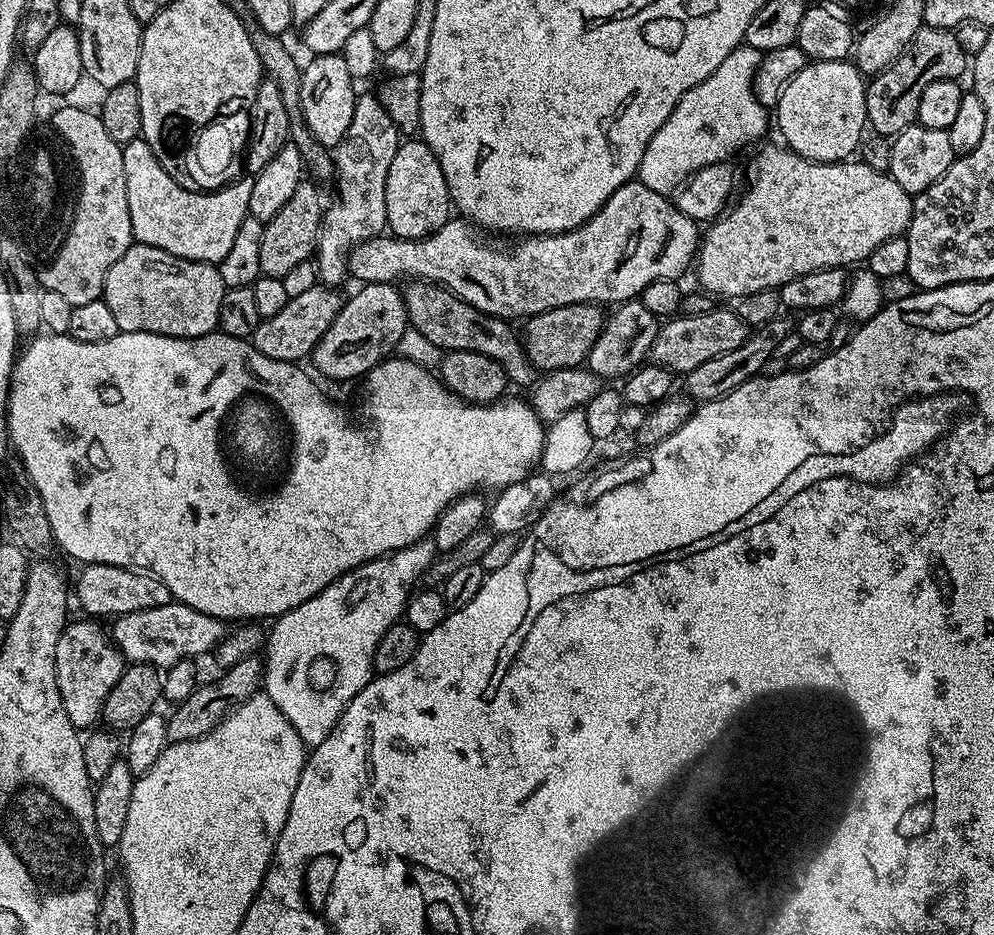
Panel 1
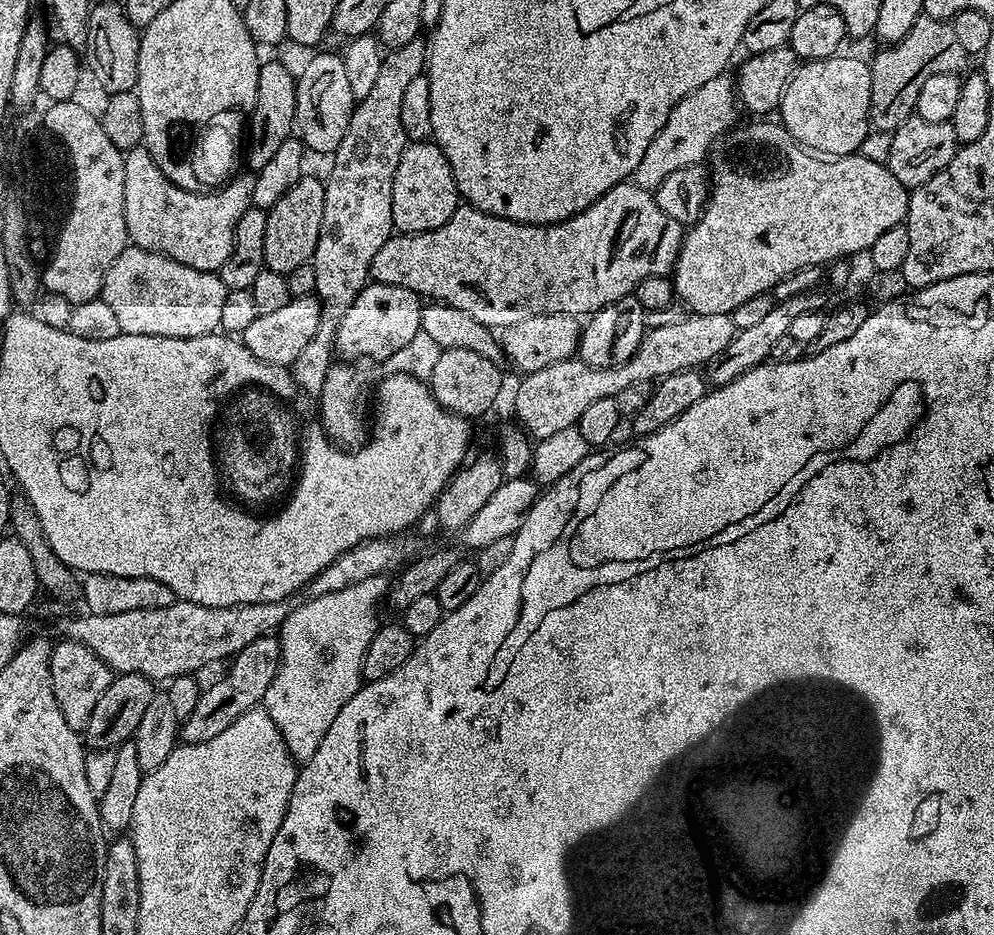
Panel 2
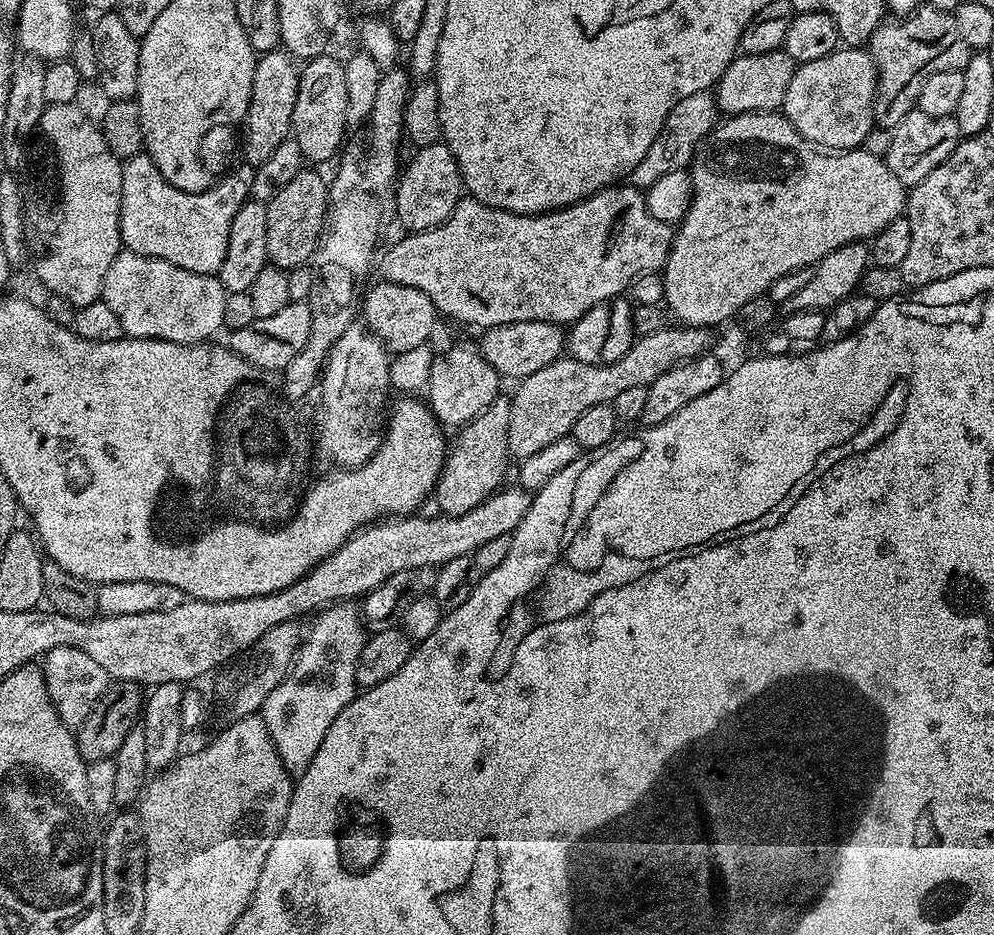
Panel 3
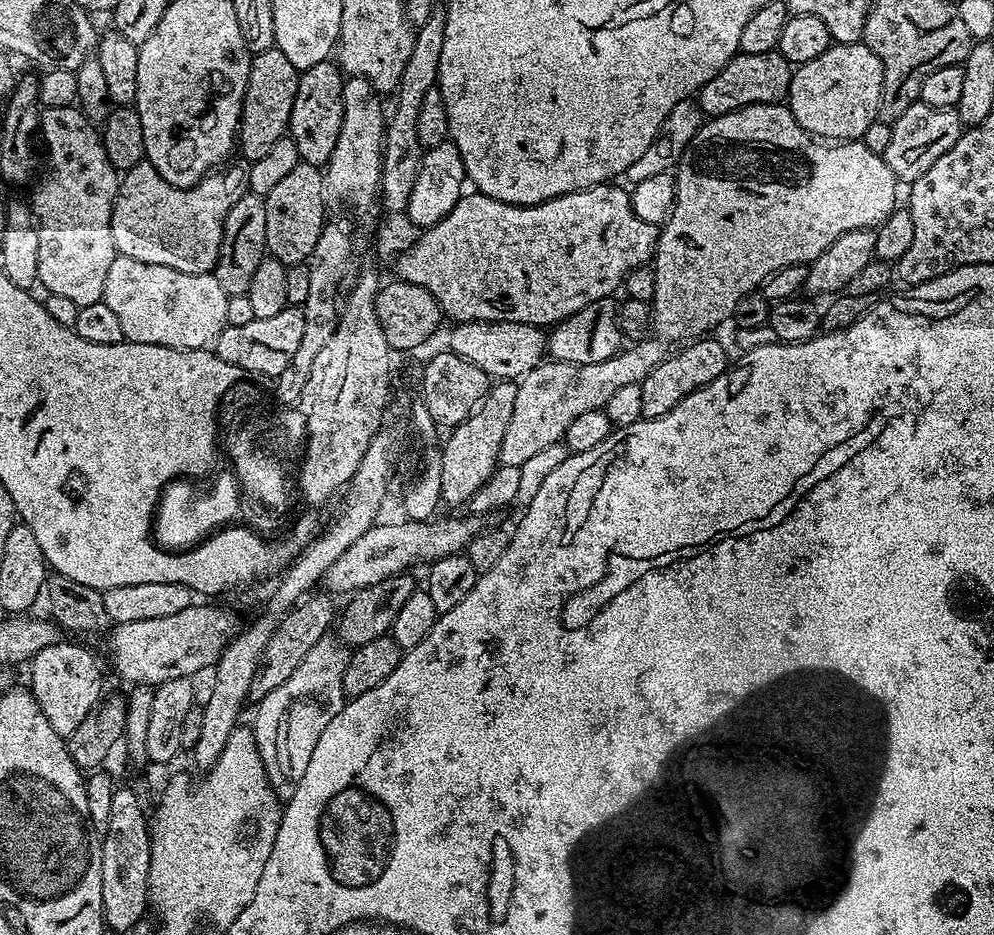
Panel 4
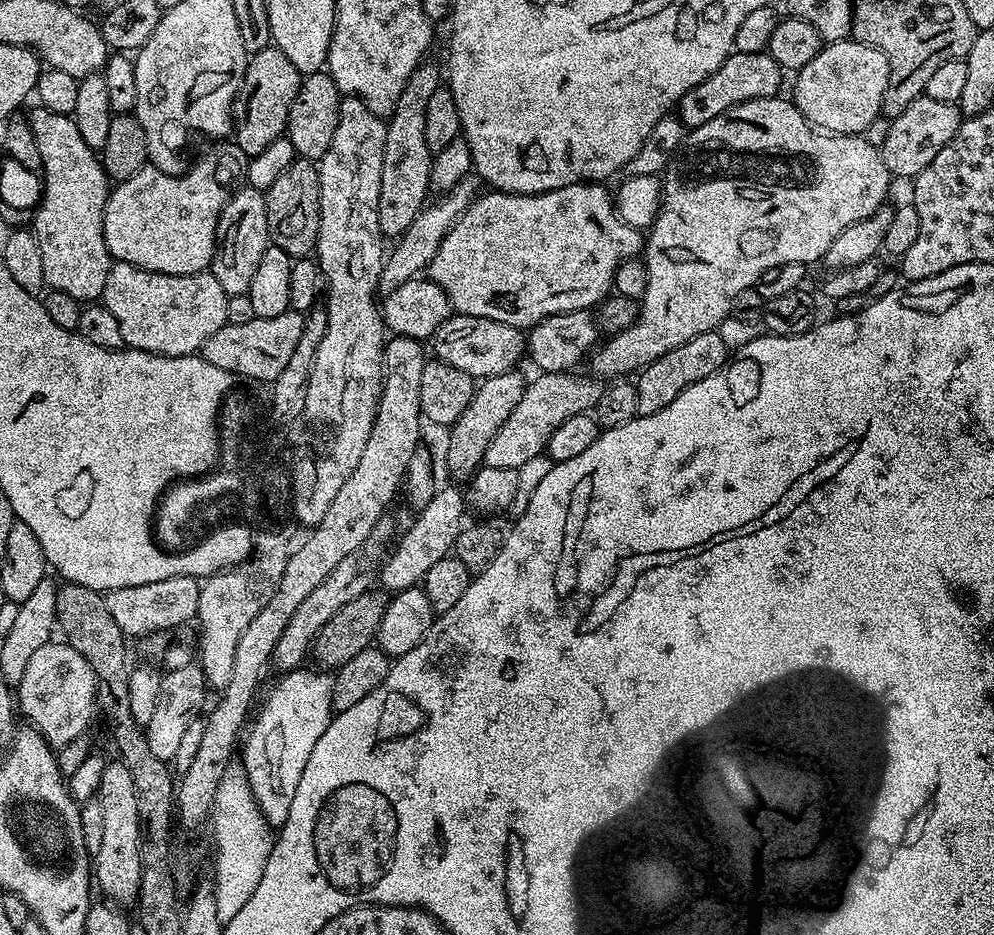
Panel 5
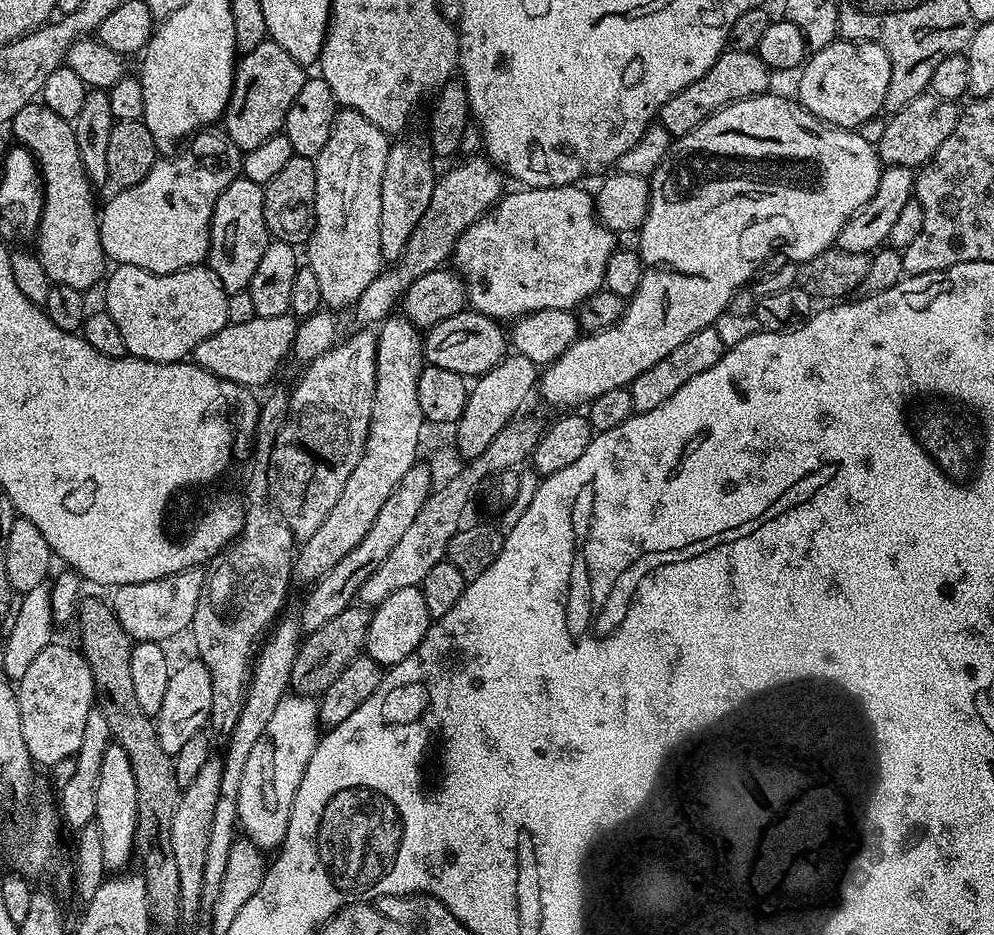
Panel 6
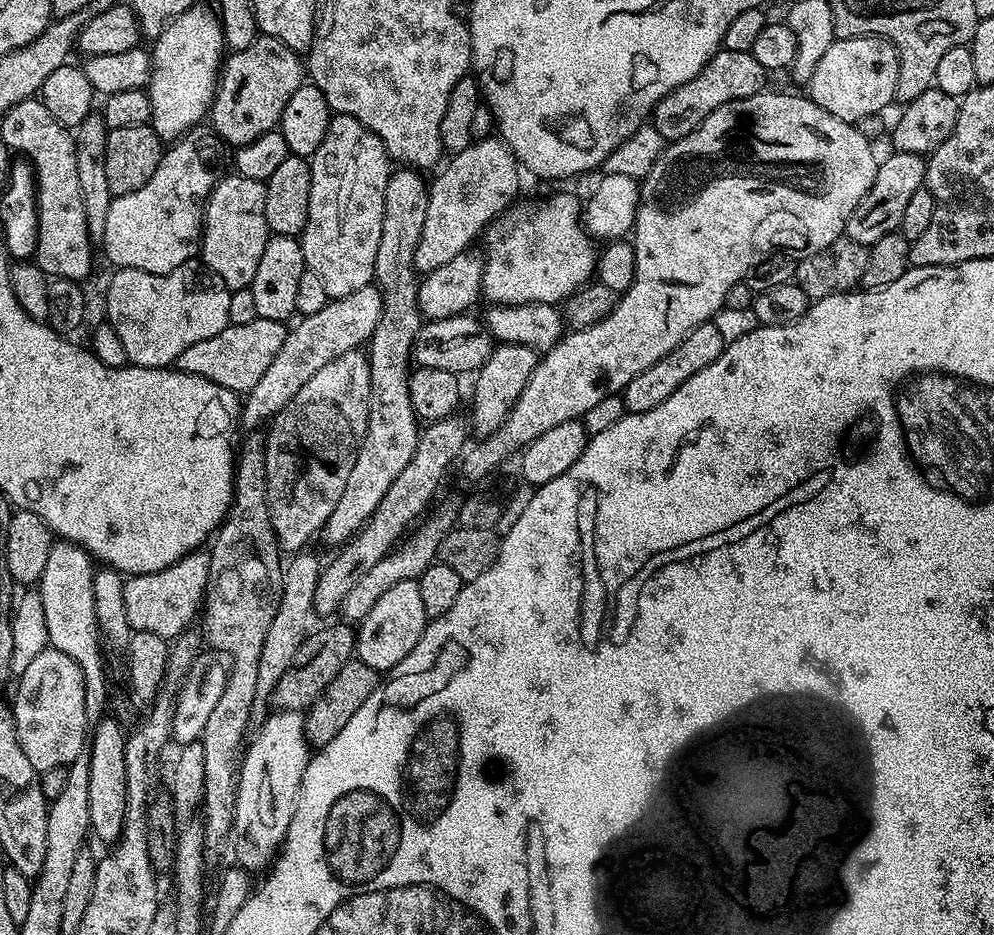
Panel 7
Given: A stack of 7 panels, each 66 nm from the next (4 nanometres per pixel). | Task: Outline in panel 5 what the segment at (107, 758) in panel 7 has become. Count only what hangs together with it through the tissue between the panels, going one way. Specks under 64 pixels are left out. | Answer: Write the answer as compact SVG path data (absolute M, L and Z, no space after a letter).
M119 762L105 763L102 770L102 782L98 799L102 806L103 833L102 846L94 853L94 884L105 901L111 902L116 906L125 906L124 904L135 905L140 895L140 883L142 882L142 842L144 841L144 832L140 828L140 819L138 818L138 790L134 790L134 778L126 765Z

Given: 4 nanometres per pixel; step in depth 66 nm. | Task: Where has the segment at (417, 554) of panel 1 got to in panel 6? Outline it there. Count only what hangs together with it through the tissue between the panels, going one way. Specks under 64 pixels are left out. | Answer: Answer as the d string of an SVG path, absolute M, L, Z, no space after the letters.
M289 694L282 702L278 702L278 710L274 710L274 715L270 717L270 722L266 726L266 734L262 734L262 738L258 738L258 742L254 742L254 750L250 750L250 759L246 761L246 770L242 770L236 815L243 835L261 850L279 849L281 842L286 838L286 826L290 822L294 794L298 794L302 774L316 749L318 739L316 728L318 729L317 701L310 696Z

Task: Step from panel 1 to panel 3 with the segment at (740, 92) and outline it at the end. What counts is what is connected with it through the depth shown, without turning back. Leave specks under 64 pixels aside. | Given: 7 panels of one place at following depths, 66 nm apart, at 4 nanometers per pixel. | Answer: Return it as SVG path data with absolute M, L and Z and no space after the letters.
M711 91L690 94L690 98L682 98L682 102L678 102L678 106L670 110L650 150L646 150L646 158L642 158L638 166L634 166L630 177L631 187L647 190L650 186L654 186L654 182L658 182L658 178L662 178L662 174L670 174L670 170L679 168L687 169L692 163L692 155L696 152L697 146L716 127L717 123L716 98Z

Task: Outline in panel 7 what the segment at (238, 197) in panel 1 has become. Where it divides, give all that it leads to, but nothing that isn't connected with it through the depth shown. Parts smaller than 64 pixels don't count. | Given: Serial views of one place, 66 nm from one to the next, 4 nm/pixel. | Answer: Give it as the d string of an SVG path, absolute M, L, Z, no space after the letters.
M193 131L185 134L171 146L165 147L164 157L158 162L150 182L130 194L113 196L110 214L106 218L106 234L102 251L116 268L137 268L150 274L166 274L178 270L178 266L189 263L200 251L200 238L204 223L204 206L214 186L225 175L224 151L226 145L211 131Z

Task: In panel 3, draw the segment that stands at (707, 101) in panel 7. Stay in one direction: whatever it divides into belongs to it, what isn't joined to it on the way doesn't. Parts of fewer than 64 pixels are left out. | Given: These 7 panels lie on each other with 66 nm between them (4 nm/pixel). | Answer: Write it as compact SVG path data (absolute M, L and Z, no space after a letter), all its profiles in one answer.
M784 51L766 54L738 54L726 66L722 78L716 84L714 95L721 113L737 116L743 112L775 112L783 109L786 90L790 90L790 78L794 78L798 65Z

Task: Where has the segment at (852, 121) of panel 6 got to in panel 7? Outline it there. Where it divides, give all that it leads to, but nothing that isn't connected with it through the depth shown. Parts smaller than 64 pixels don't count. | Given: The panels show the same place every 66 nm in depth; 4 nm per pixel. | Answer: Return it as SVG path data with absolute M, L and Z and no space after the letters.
M851 36L845 40L837 38L822 54L818 66L814 66L814 74L808 79L806 85L807 95L822 110L826 110L834 118L842 118L849 122L865 120L867 116L881 115L888 103L896 100L896 87L898 86L898 54L896 47L890 41L880 36Z

